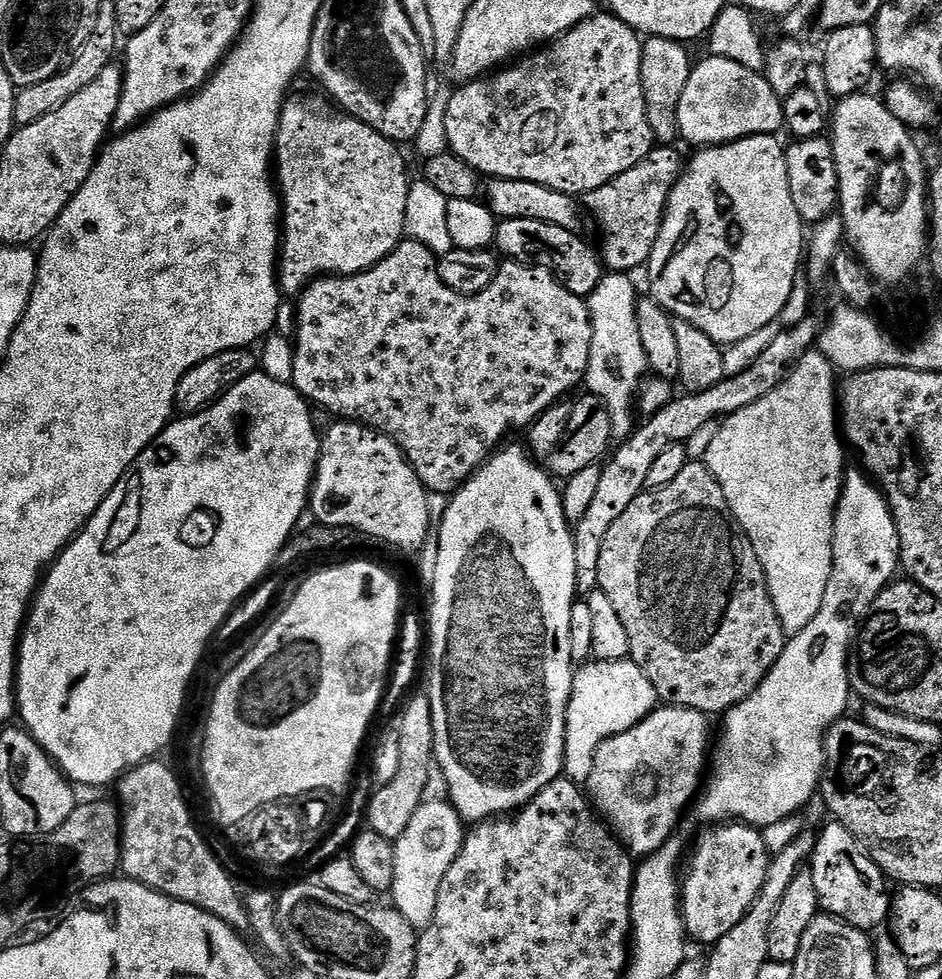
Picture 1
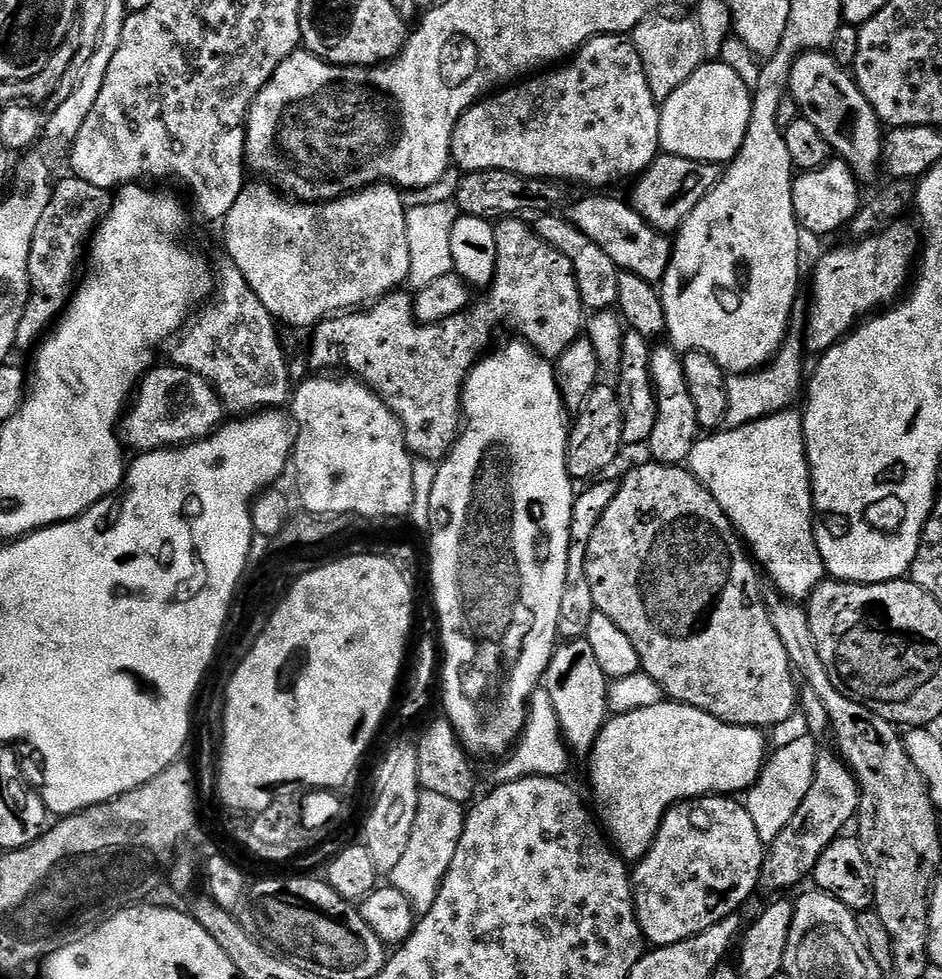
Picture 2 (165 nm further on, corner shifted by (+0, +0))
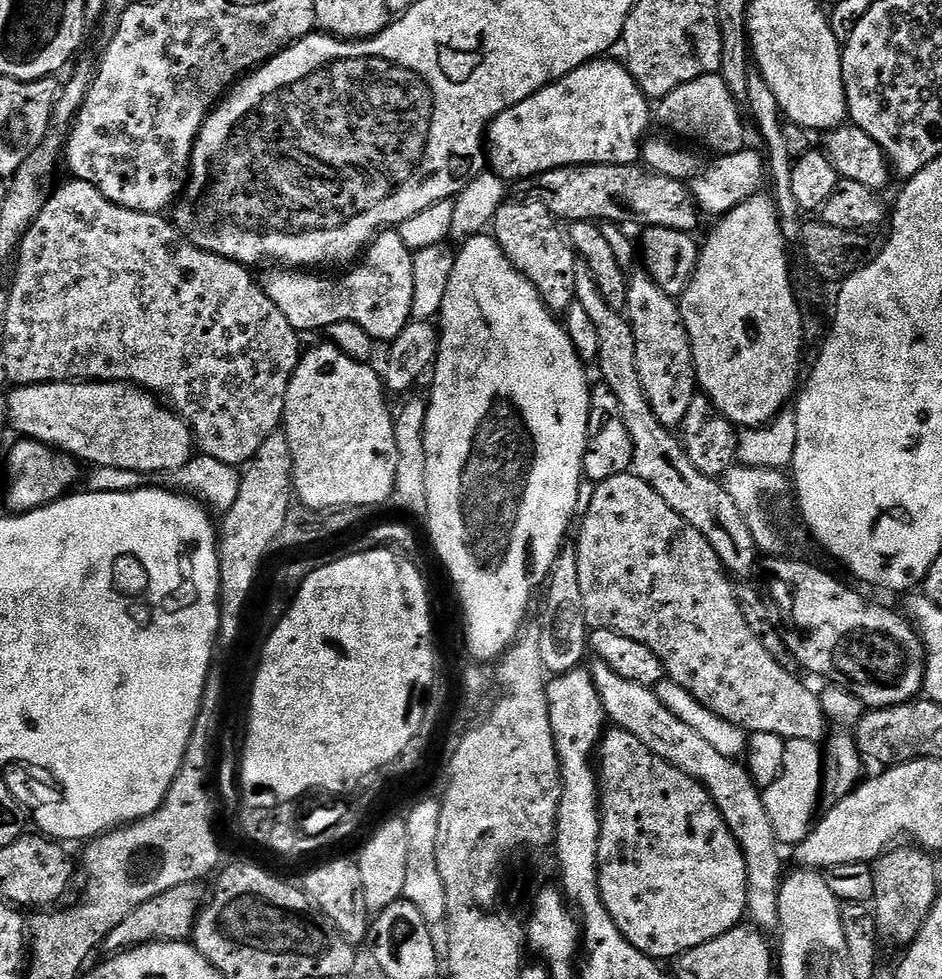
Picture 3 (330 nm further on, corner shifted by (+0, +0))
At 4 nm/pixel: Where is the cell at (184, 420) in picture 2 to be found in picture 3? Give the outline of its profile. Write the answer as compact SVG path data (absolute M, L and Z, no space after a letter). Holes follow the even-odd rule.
M63 380L62 382L50 382L49 384L21 384L13 387L8 392L8 423L9 429L13 428L20 438L37 440L40 444L47 444L49 447L63 450L67 455L75 458L77 461L90 464L89 466L117 467L121 470L132 470L151 474L160 471L174 471L187 464L188 460L194 455L194 437L192 429L178 412L173 412L167 404L161 402L151 392L136 387L134 384L115 384L105 380Z

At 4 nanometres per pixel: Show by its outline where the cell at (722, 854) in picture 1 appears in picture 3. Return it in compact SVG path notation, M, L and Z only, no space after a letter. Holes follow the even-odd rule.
M615 726L605 731L598 749L598 779L600 781L600 841L598 842L598 866L600 867L600 893L602 902L614 918L614 926L622 930L622 934L642 954L652 957L657 962L671 961L684 952L694 950L722 934L726 934L745 919L748 910L748 883L746 882L746 862L744 852L738 846L734 834L726 826L722 814L703 788L694 778L682 774L674 766L667 764L662 758L655 756L634 734Z

